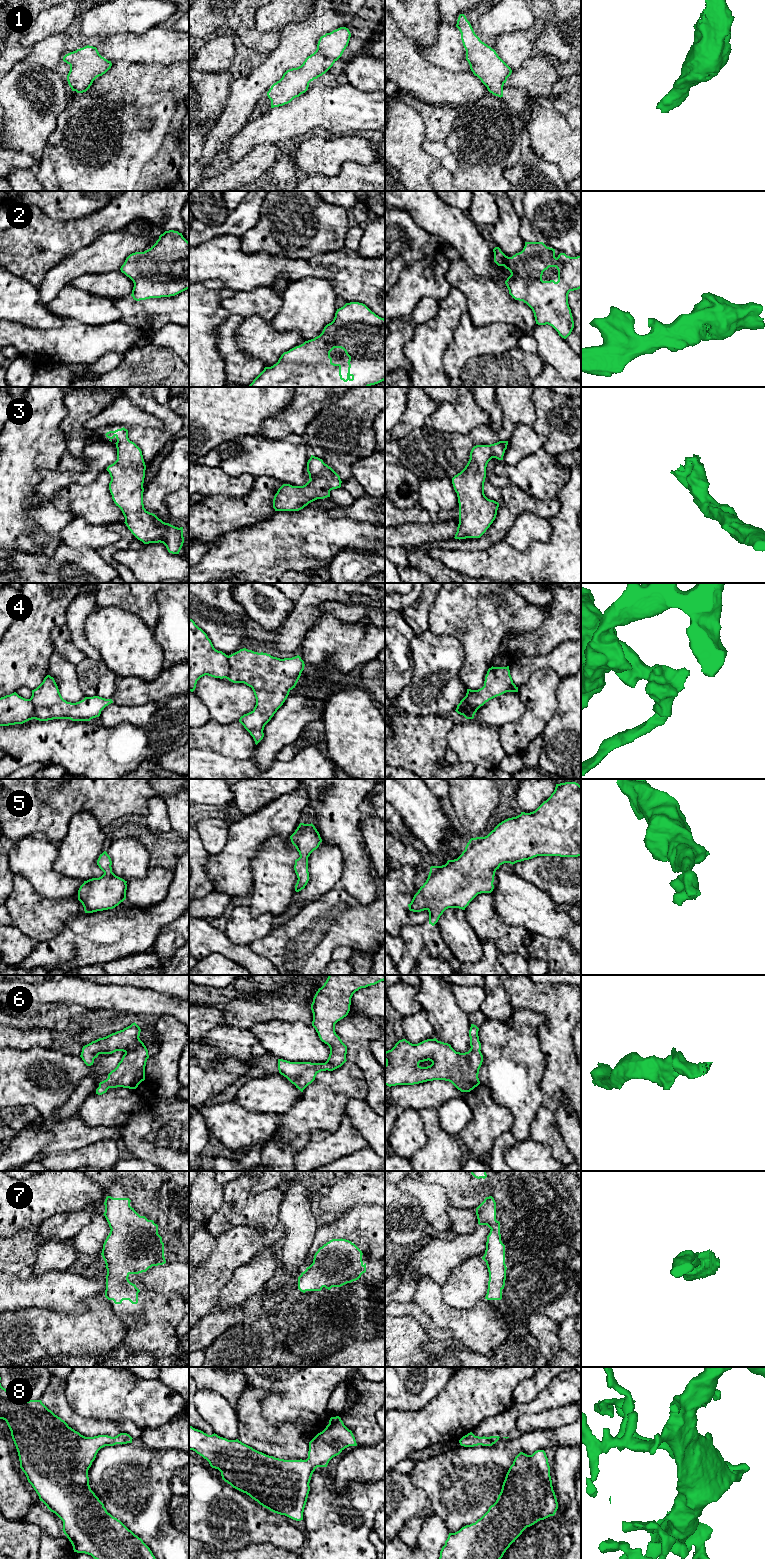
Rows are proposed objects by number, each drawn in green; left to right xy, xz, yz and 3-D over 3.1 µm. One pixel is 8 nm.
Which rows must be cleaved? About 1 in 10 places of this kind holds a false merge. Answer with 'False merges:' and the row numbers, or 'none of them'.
False merges: 4

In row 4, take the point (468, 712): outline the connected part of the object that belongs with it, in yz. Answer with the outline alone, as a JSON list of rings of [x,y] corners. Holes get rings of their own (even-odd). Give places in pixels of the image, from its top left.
[[[467,705],[464,710],[455,710],[458,714],[463,715],[466,719],[473,719],[474,718],[474,708],[470,705]]]

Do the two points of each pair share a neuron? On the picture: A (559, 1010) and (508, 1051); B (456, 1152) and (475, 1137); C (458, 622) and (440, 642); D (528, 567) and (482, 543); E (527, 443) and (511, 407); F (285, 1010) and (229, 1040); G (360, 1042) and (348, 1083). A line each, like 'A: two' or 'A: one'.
A: two
B: two
C: two
D: two
E: two
F: one
G: two

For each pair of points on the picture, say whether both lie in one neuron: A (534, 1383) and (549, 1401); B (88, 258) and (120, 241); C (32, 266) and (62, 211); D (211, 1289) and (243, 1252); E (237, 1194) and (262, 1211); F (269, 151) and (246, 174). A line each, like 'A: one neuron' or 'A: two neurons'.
A: one neuron
B: one neuron
C: two neurons
D: one neuron
E: one neuron
F: one neuron

